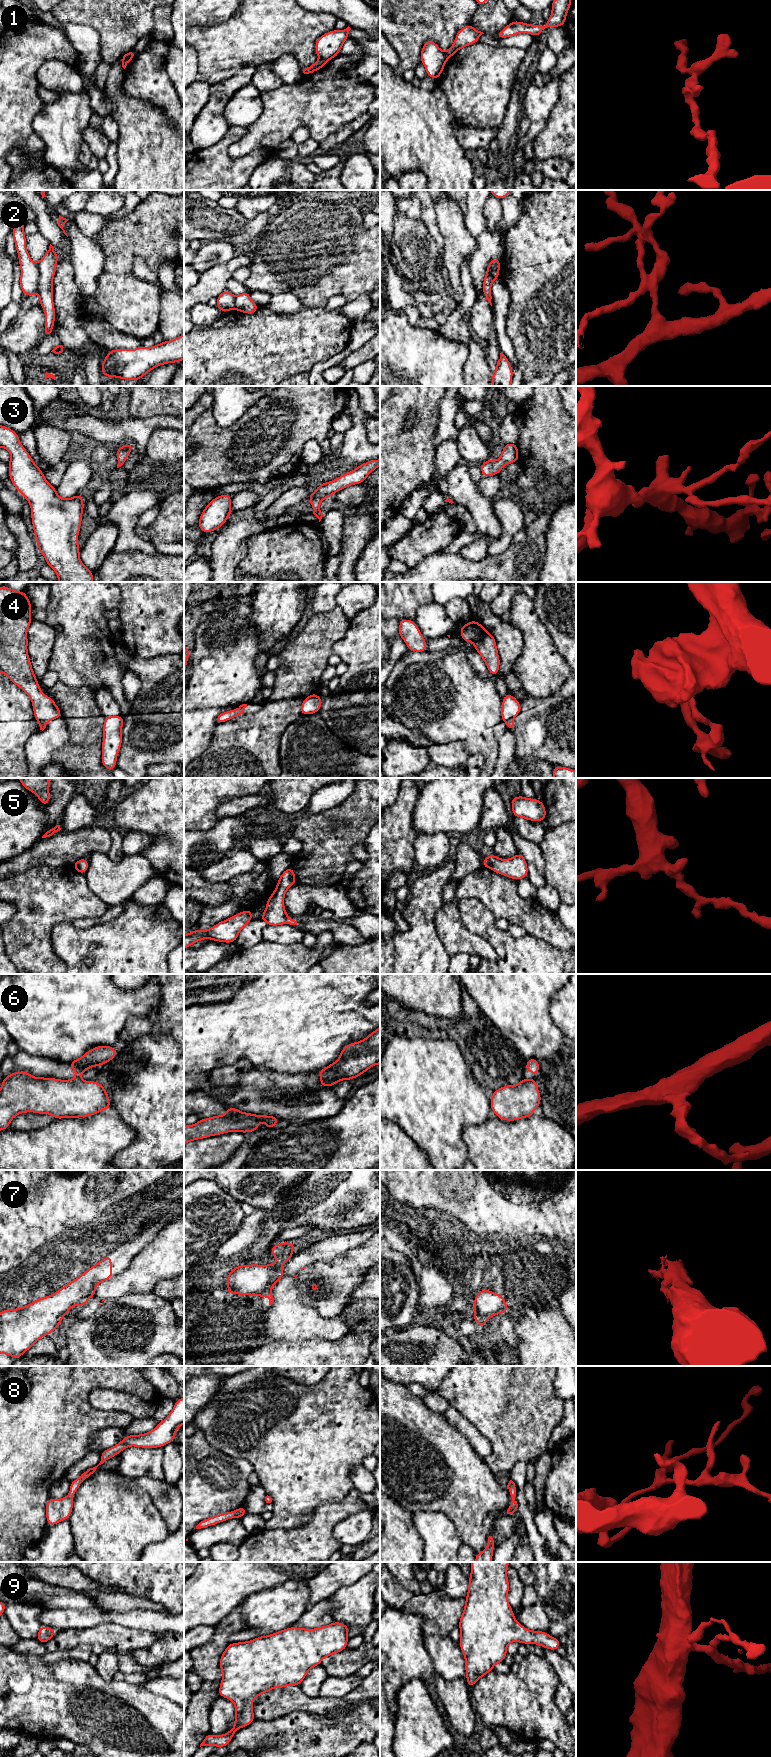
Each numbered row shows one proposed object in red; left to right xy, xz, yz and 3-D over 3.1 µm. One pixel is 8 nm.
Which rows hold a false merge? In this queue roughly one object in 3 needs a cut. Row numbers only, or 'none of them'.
1, 2, 4, 6

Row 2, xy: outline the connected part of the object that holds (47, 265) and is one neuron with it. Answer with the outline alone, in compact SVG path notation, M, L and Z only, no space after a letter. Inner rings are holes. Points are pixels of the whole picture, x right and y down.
M50 244L49 249L39 261L38 268L40 276L38 281L38 297L39 303L45 312L44 335L48 337L53 332L55 324L55 306L53 303L53 278L56 272L56 264L59 257L54 247Z

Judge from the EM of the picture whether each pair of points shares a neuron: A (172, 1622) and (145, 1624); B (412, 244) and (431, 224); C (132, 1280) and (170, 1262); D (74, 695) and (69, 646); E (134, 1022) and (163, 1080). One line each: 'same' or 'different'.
A: same
B: different
C: same
D: different
E: different

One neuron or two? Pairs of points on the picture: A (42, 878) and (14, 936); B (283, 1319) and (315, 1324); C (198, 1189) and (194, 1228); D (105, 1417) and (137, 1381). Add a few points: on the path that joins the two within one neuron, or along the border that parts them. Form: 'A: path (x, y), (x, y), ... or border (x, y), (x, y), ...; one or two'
A: path (42, 892), (41, 906), (28, 922); one
B: path (291, 1320), (303, 1321), (307, 1324); one
C: path (199, 1199), (198, 1218); one
D: path (84, 1404), (84, 1392), (95, 1381), (116, 1381); one

